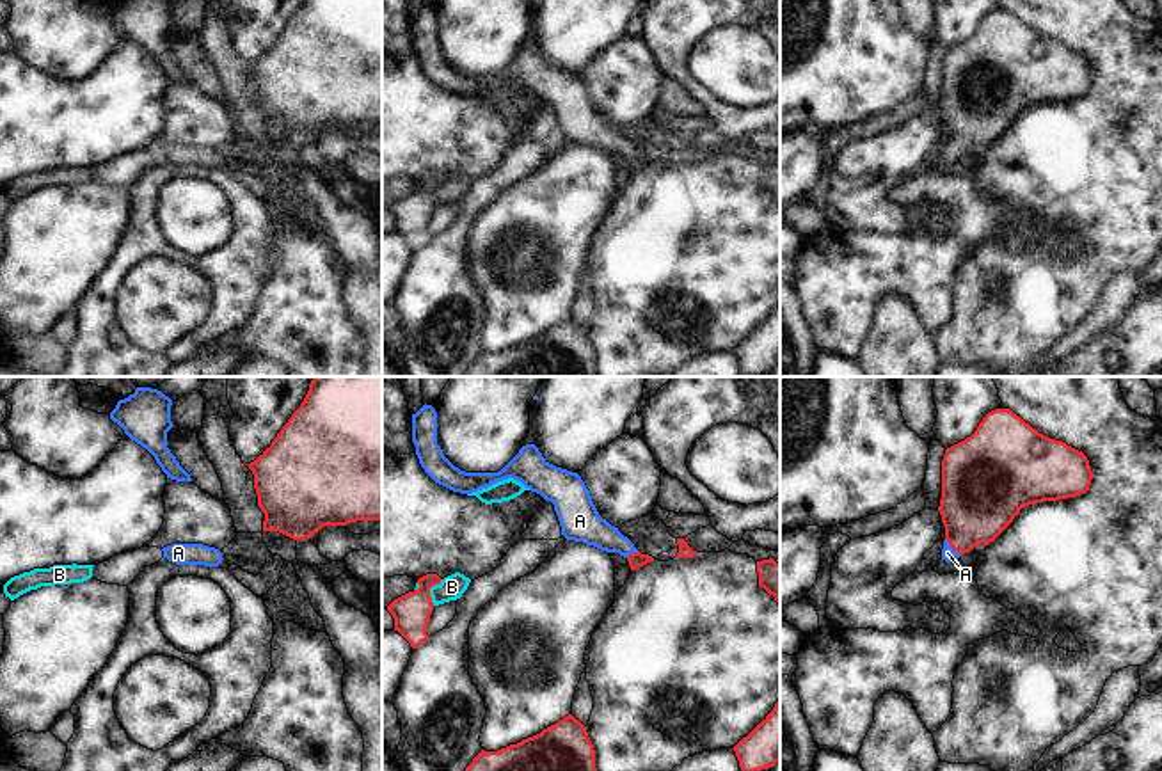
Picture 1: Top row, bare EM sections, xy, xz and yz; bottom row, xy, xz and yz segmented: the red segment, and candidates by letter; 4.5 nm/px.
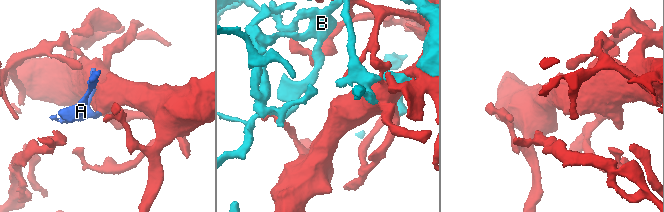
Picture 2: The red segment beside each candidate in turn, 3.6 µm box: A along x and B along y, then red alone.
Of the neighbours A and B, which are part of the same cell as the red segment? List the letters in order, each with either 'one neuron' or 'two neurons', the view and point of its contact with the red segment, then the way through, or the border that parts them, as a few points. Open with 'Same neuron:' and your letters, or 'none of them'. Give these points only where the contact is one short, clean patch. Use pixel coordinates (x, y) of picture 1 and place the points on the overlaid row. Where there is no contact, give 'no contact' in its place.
Same neuron: A
A: one neuron; meets red in yz at (953, 548); runs through yz (979, 500), (953, 548), (947, 553)
B: two neurons; meets red in xz at (429, 590)

